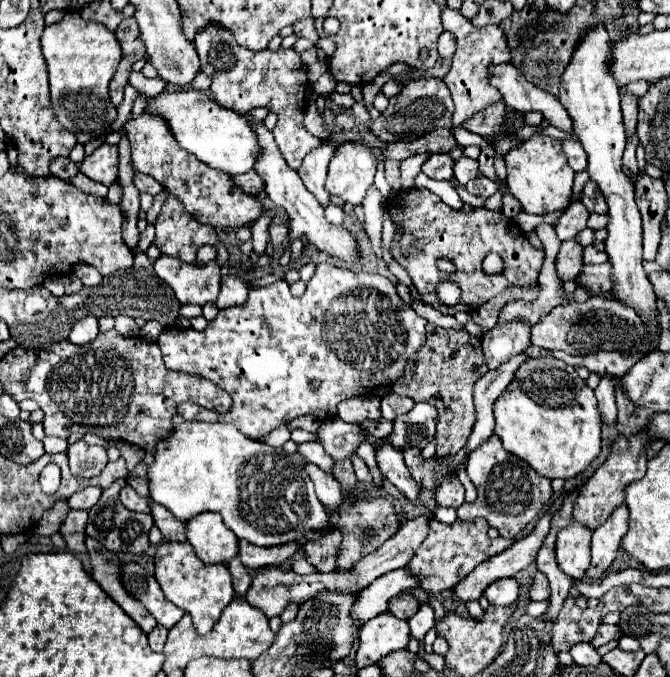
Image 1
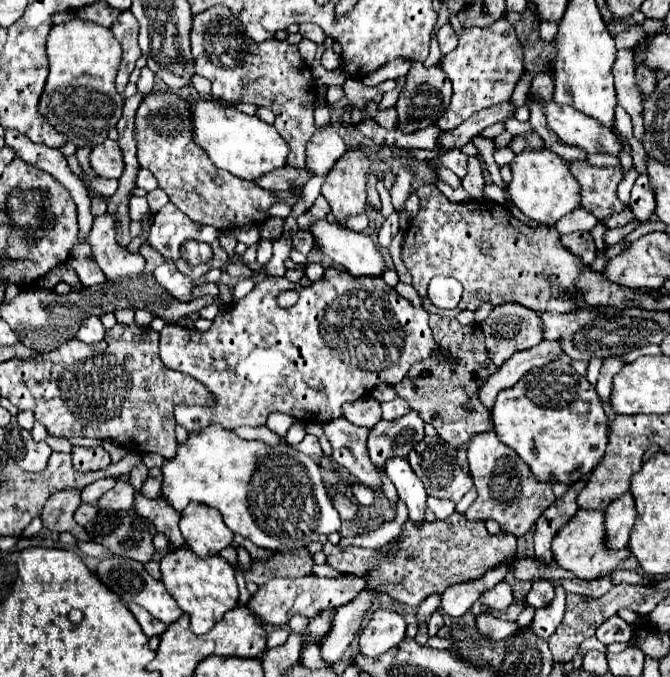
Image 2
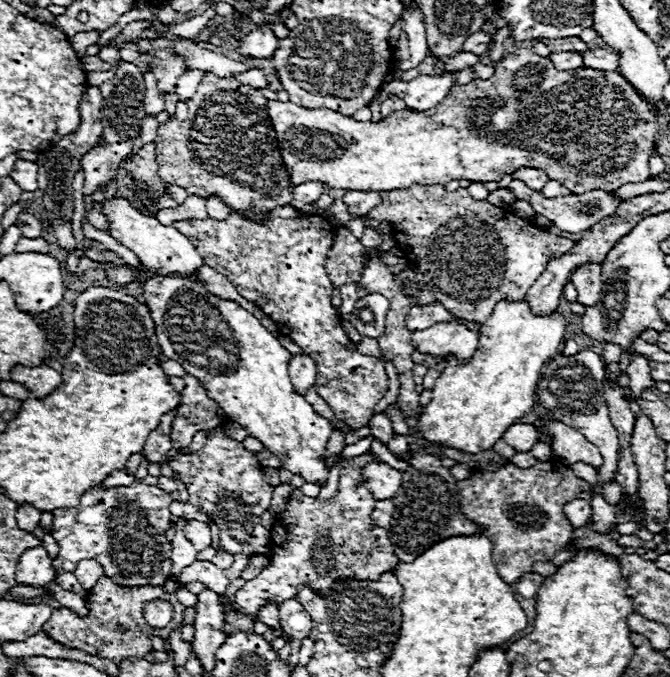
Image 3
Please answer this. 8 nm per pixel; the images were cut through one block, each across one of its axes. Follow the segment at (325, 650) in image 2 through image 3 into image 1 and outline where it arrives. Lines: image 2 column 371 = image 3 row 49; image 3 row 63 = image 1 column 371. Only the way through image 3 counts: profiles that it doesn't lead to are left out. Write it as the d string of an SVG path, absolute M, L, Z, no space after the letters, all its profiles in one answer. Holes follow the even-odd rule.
M406 568L388 572L358 594L358 598L352 604L350 618L356 626L364 626L370 618L386 612L388 600L404 590L410 590L410 584L414 584L414 576L410 576Z

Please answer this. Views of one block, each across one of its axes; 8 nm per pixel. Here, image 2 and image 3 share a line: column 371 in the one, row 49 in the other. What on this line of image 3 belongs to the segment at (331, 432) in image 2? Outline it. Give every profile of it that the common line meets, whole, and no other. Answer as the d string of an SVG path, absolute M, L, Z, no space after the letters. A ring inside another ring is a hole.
M476 32L472 36L468 36L468 42L464 42L462 52L470 52L476 56L482 56L488 52L488 46L492 42L492 34L484 34L484 32Z

